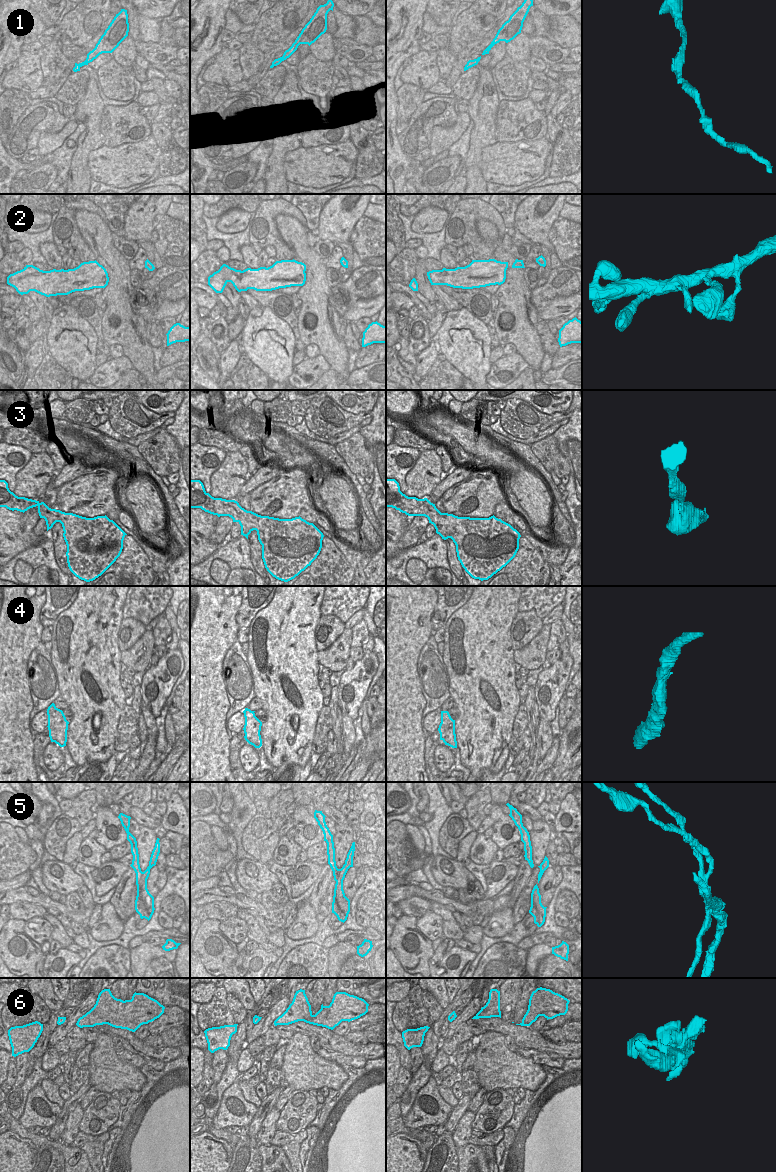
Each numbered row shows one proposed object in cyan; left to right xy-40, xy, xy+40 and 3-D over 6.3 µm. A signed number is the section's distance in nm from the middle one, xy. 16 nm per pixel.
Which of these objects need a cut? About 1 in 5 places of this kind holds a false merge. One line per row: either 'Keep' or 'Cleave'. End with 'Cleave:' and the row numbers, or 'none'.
1: Keep
2: Keep
3: Keep
4: Keep
5: Cleave
6: Keep
Cleave: 5

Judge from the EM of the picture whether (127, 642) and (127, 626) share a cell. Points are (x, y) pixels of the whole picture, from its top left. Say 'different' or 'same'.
same

